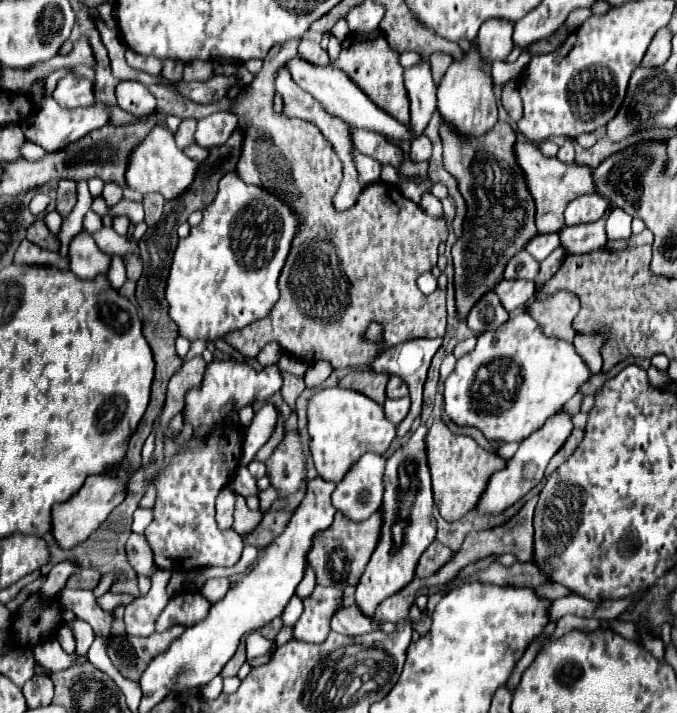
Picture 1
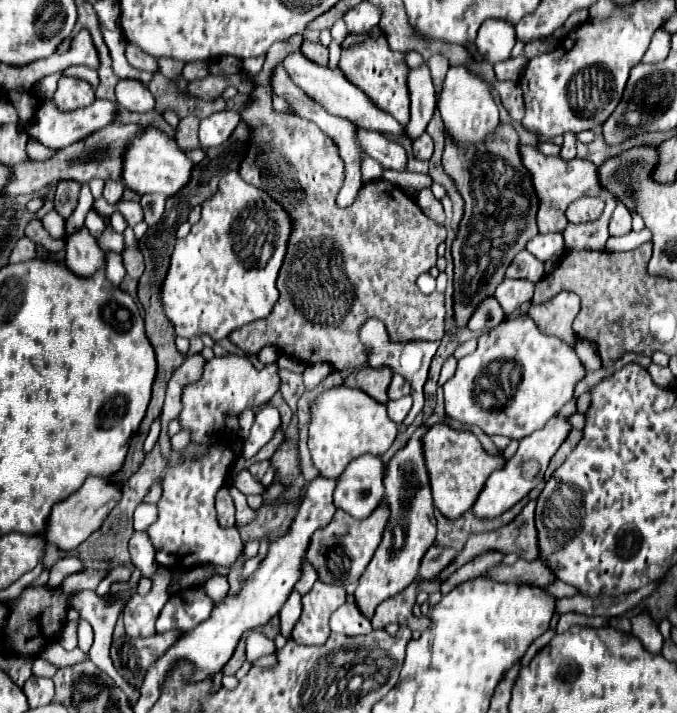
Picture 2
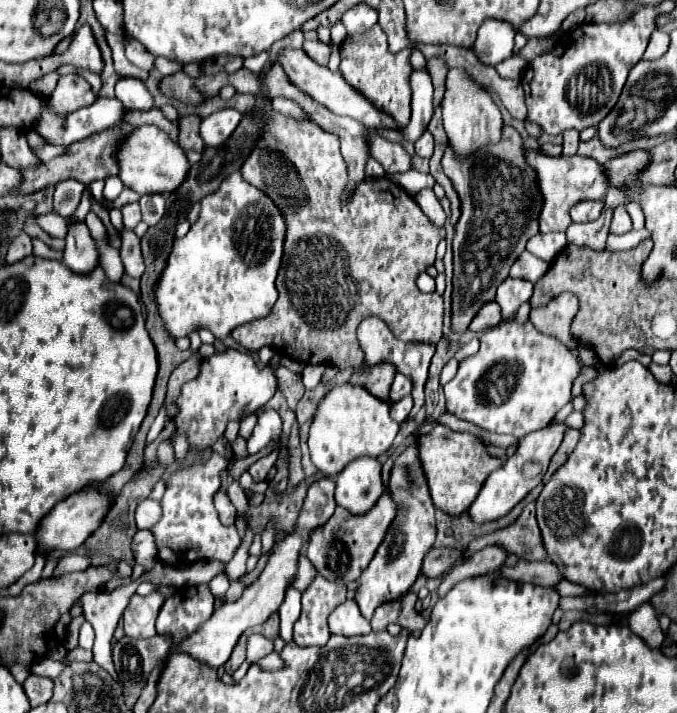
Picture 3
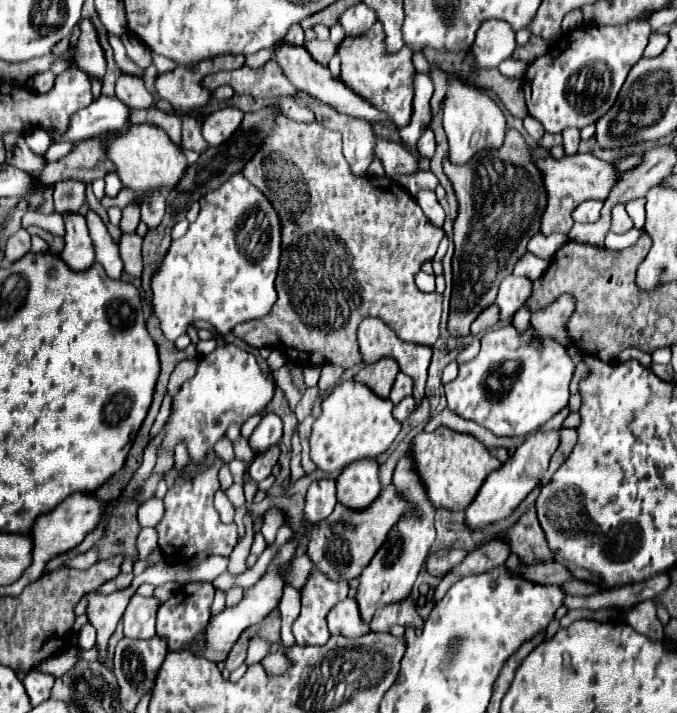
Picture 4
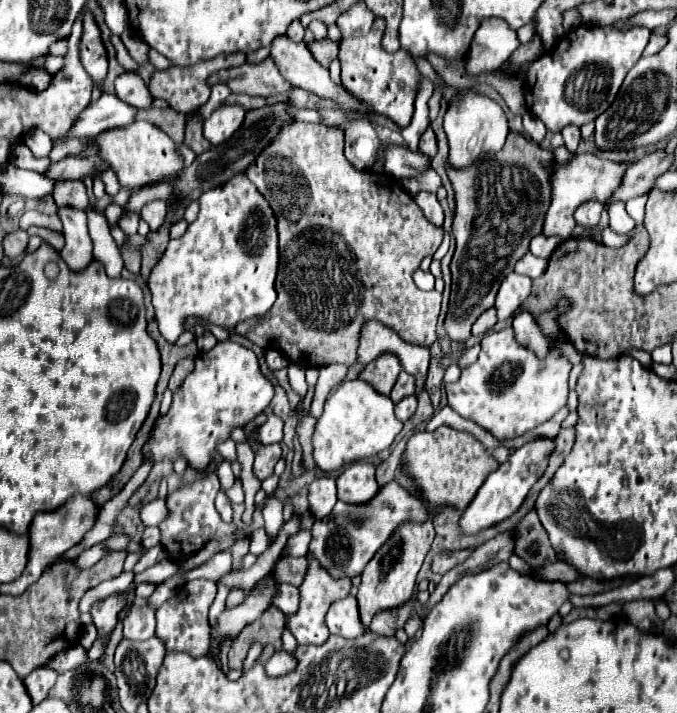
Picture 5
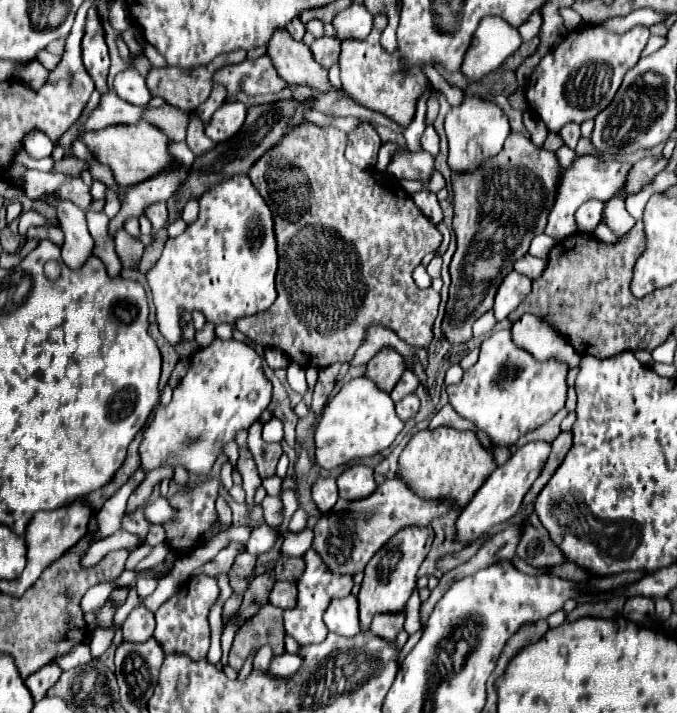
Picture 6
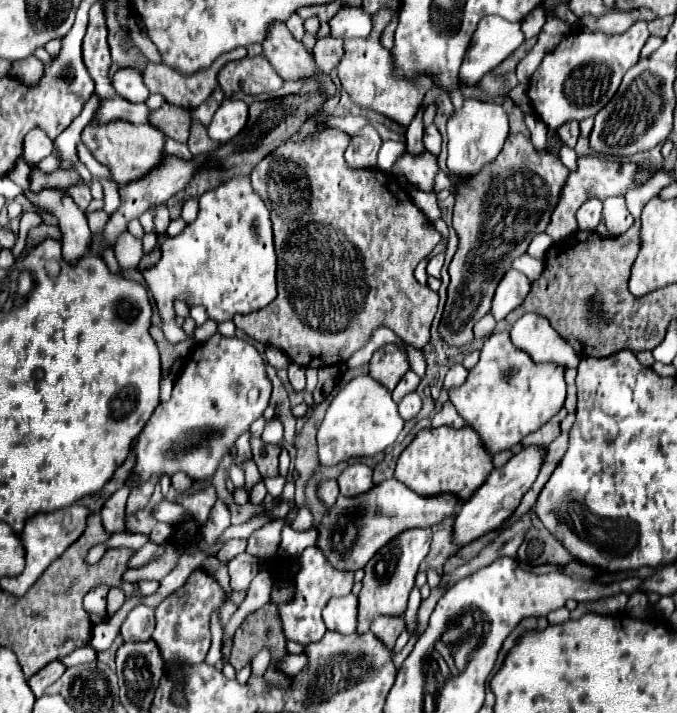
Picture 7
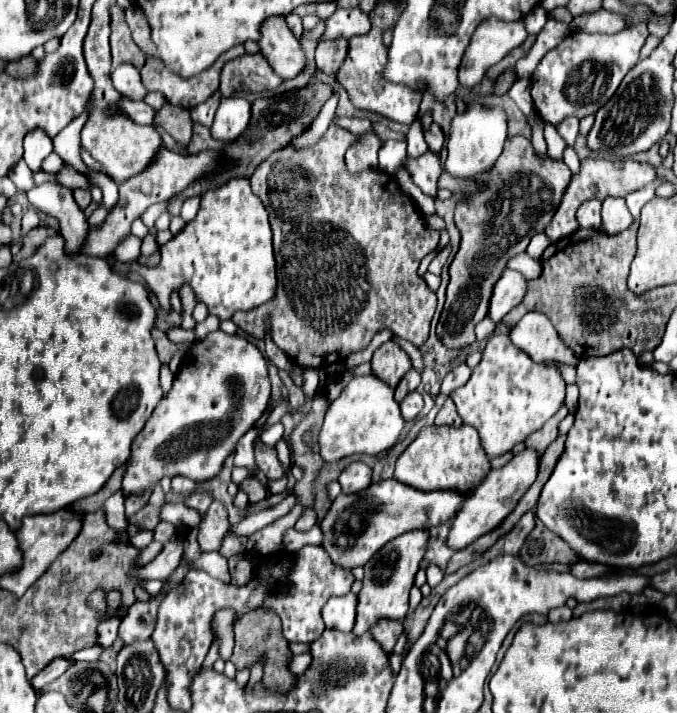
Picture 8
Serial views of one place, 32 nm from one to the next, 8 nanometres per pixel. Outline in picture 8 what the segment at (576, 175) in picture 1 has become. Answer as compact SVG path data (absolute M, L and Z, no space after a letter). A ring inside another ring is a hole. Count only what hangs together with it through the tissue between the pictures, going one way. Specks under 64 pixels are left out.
M586 158L582 160L582 168L580 174L572 176L572 184L568 186L568 192L564 194L564 200L560 202L560 208L556 210L552 222L548 224L548 228L544 230L544 234L556 242L562 240L564 236L570 236L572 232L576 232L578 222L576 222L576 210L580 208L582 202L590 200L590 198L608 198L608 196L626 196L634 190L640 190L644 186L648 186L650 182L656 180L656 166L648 164L648 162L638 162L638 160L596 160L596 158Z

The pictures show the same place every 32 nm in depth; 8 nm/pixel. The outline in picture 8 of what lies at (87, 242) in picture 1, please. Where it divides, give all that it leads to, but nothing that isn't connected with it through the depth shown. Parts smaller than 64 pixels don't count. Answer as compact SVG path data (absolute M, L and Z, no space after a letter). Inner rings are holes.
M46 180L26 196L36 210L58 218L68 252L80 252L80 240L84 240L84 232L88 232L88 222L74 200L74 190L56 180Z

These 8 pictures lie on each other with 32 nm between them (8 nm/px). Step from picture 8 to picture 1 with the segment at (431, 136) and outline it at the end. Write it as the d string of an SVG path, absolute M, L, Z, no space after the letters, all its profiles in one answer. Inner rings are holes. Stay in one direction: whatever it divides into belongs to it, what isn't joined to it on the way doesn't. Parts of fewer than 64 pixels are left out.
M418 136L412 140L412 148L410 148L410 160L414 162L422 162L422 160L430 160L432 156L432 142L428 136Z

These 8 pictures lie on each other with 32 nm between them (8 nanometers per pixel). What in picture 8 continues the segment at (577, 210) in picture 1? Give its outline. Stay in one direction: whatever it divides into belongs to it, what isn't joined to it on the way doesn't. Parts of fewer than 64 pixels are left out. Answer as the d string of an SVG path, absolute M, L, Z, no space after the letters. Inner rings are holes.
M588 200L578 208L576 218L580 228L600 228L600 206L600 200Z

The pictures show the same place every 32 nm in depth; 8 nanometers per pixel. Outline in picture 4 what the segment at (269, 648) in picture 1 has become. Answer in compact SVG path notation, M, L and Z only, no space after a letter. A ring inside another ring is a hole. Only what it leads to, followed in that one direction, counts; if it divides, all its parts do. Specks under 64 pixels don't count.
M252 638L250 640L250 646L248 646L248 658L246 658L246 666L252 666L256 662L262 660L264 656L264 650L262 648L268 648L270 644L268 642L262 642L260 638Z

